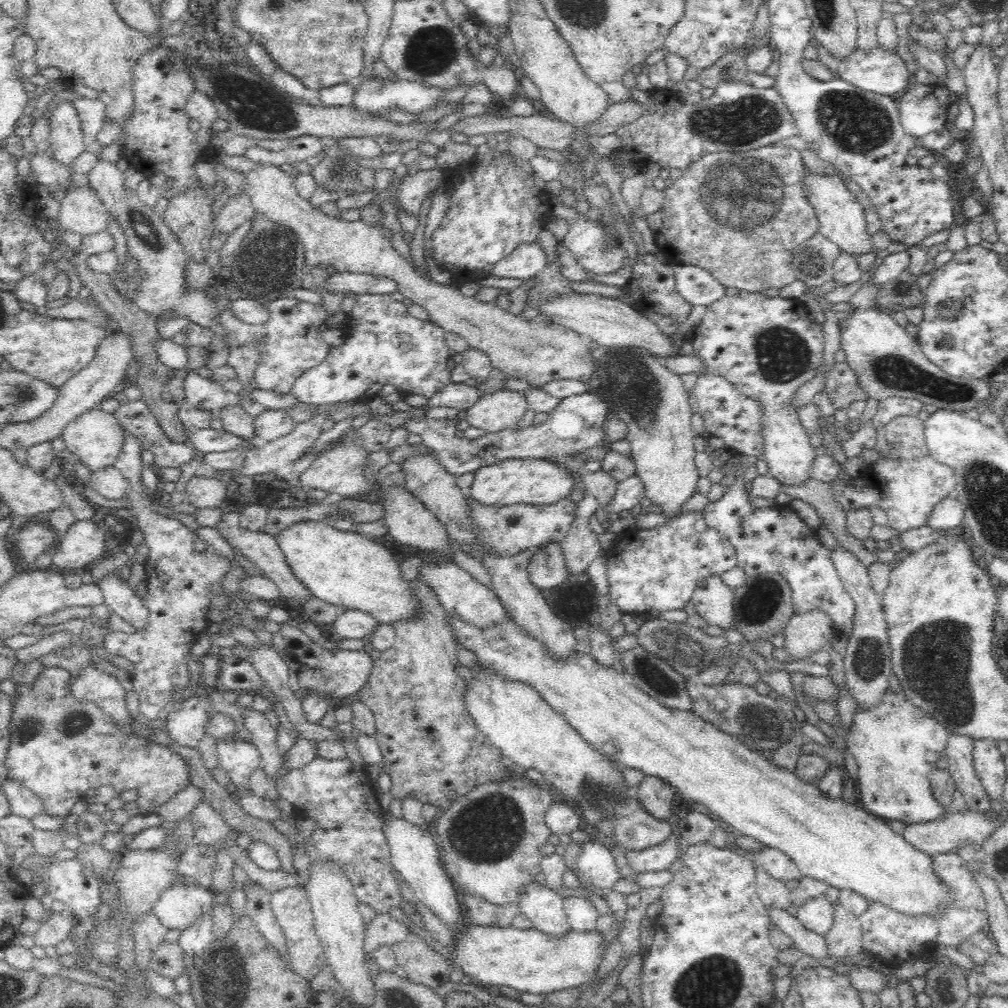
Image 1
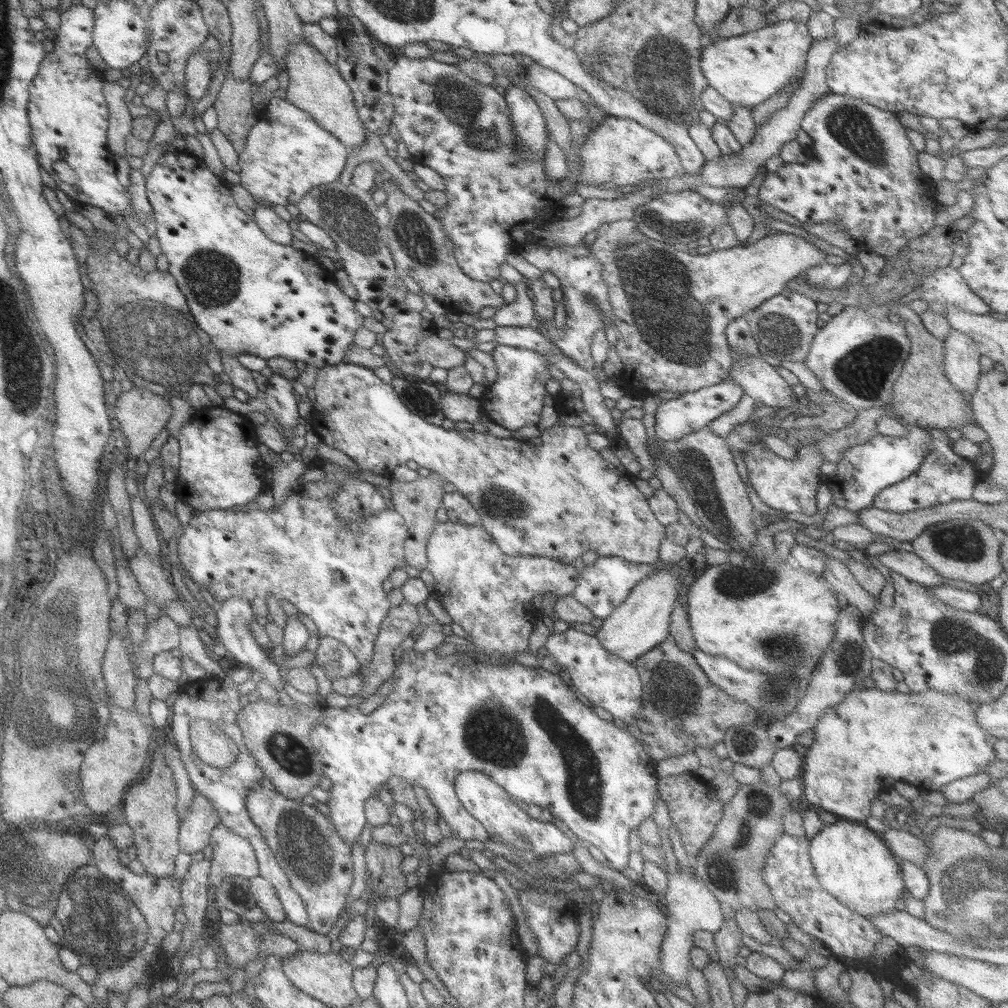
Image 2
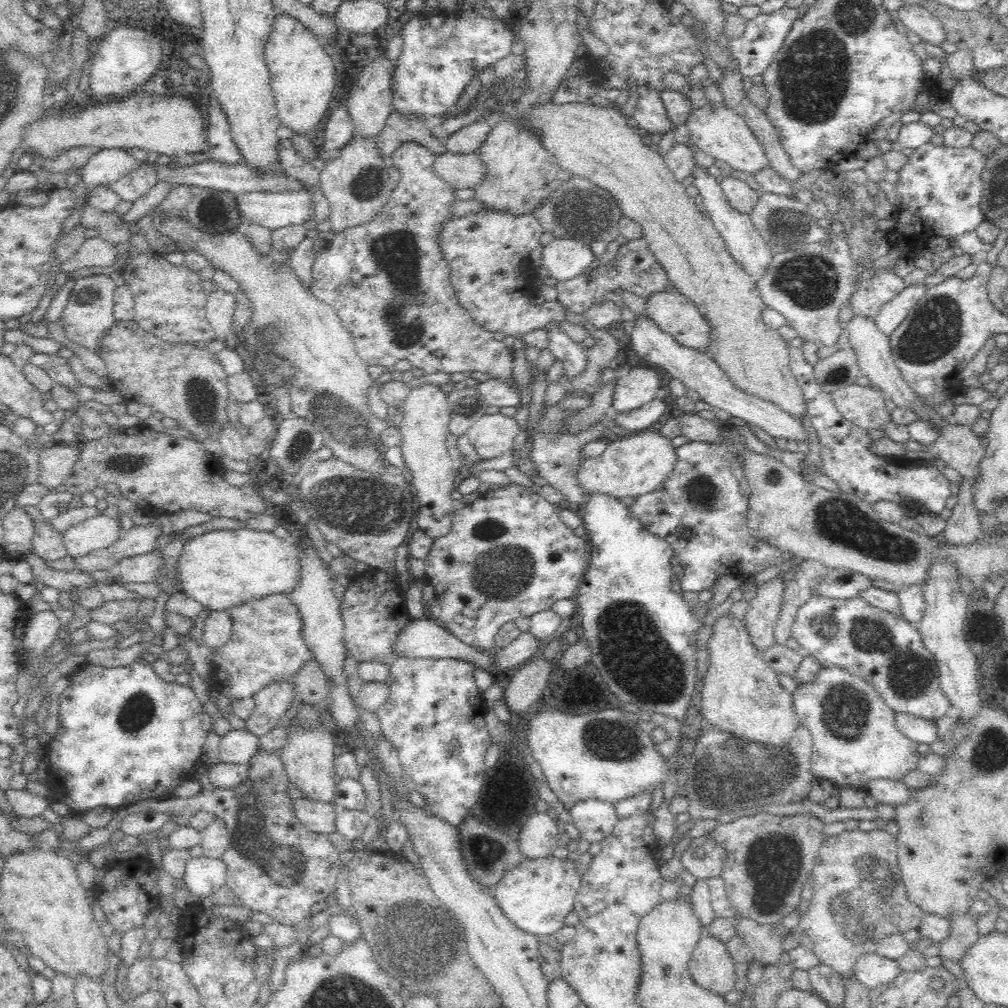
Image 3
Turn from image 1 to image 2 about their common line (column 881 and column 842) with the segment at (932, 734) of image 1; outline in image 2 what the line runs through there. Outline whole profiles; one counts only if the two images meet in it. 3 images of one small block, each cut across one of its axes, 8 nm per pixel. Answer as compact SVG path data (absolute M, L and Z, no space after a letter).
M856 687L854 690L851 690L851 692L847 692L845 698L843 698L839 704L831 706L831 708L823 712L823 714L817 718L815 726L811 728L811 731L813 731L813 743L805 750L805 756L802 757L803 769L799 775L803 798L810 803L811 809L818 810L821 808L821 810L831 813L839 820L863 824L863 822L870 817L870 802L873 801L875 795L879 795L881 786L891 786L891 782L905 782L917 788L919 792L939 791L943 786L946 786L949 782L955 781L956 779L984 772L988 768L988 764L996 759L993 749L993 744L996 739L981 729L979 723L975 721L975 713L973 712L974 708L971 707L971 703L969 703L967 699L933 689L927 689L920 693L900 693L896 690L882 691L875 687L868 689Z

